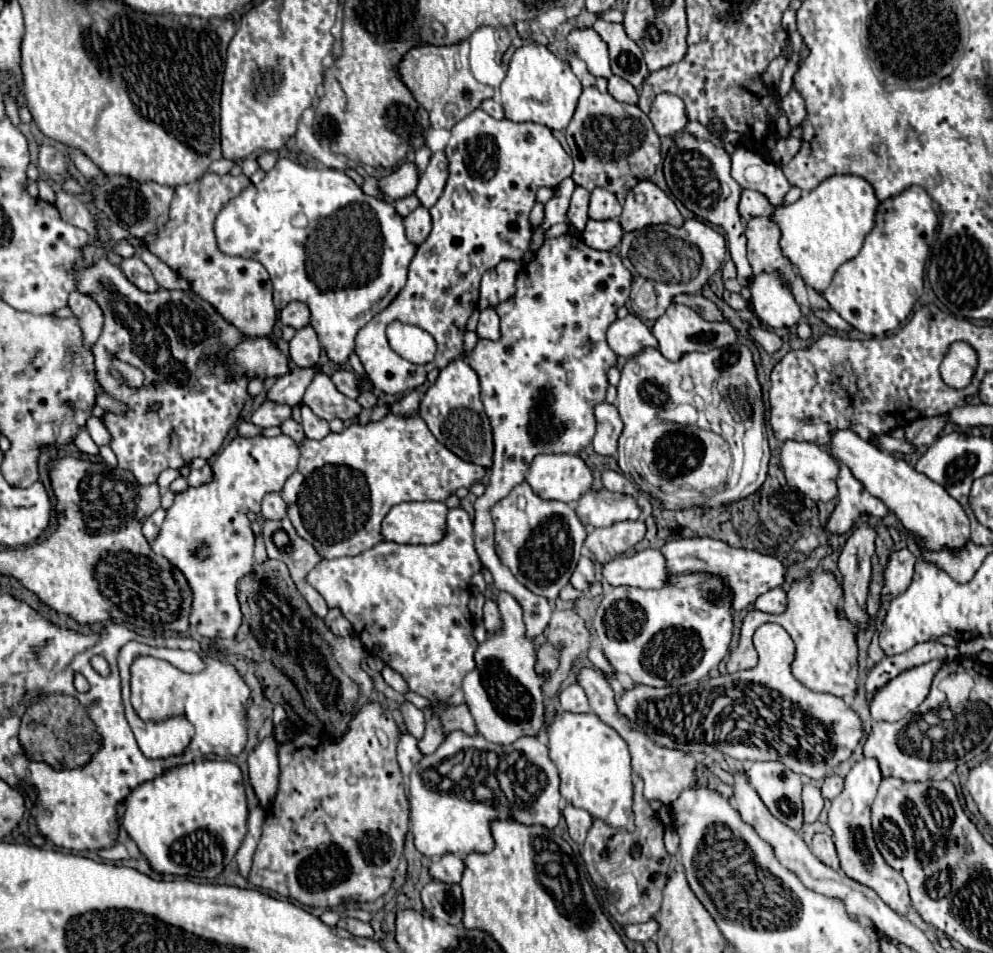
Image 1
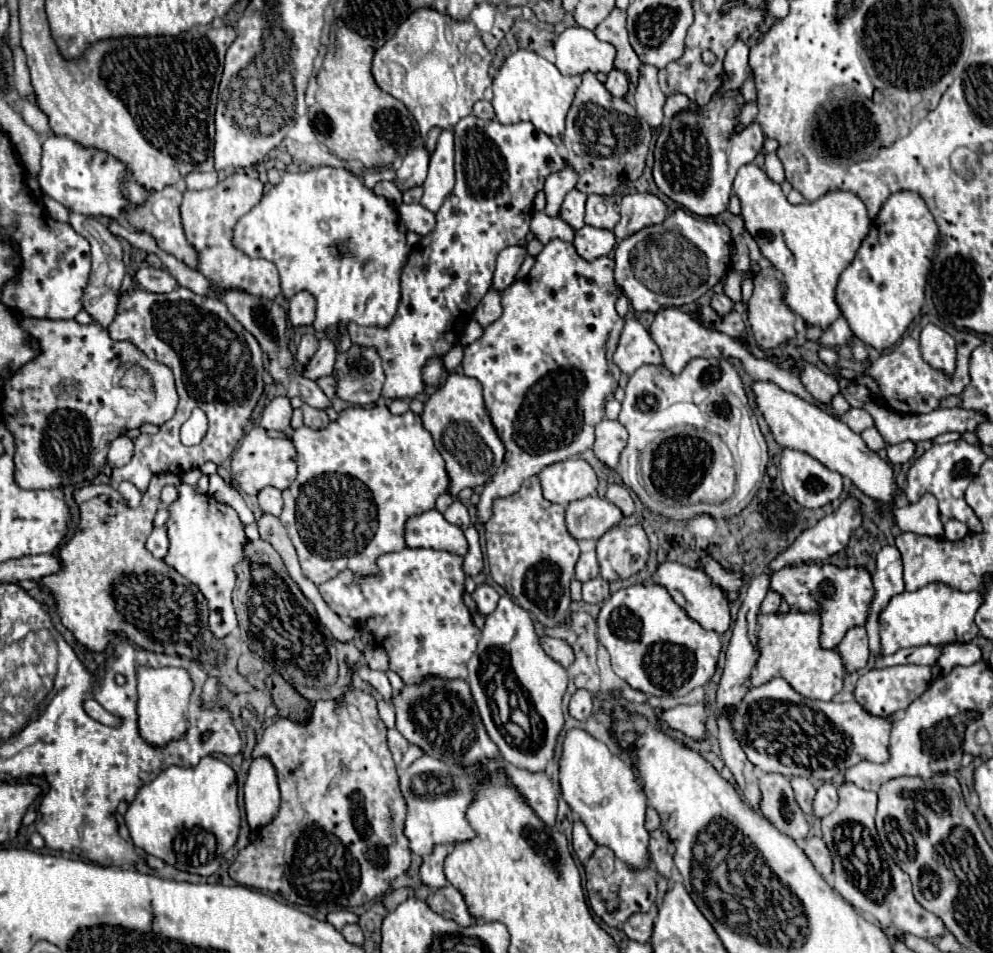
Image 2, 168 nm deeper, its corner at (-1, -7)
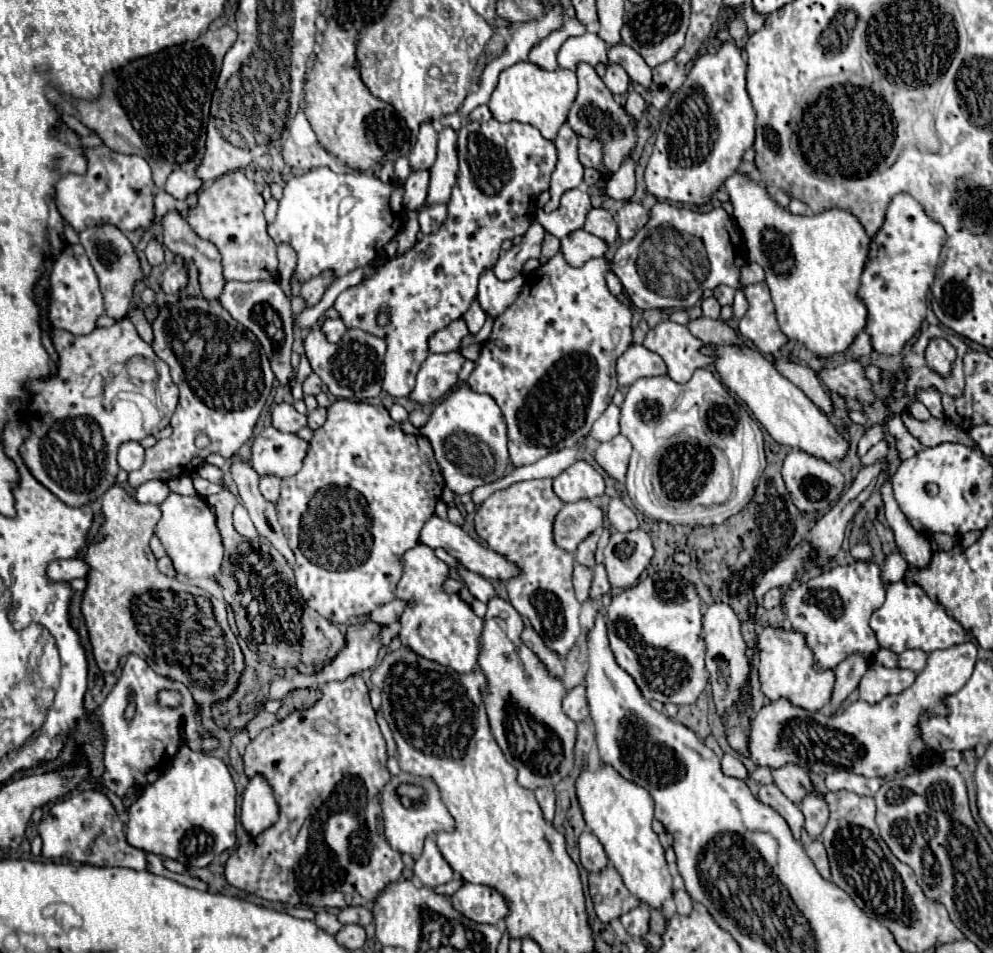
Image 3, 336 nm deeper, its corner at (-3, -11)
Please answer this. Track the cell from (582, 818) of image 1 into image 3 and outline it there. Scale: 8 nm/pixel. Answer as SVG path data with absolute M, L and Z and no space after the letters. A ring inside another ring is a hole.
M585 830L585 834L581 834L579 850L581 850L581 864L587 872L601 872L609 862L601 842L589 830Z

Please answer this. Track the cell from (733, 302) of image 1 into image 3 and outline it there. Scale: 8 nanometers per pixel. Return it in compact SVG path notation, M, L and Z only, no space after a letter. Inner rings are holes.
M711 296L711 298L707 298L707 300L701 302L701 310L703 310L703 316L705 316L705 318L717 320L717 318L719 318L719 312L721 312L721 306L719 306L719 302Z

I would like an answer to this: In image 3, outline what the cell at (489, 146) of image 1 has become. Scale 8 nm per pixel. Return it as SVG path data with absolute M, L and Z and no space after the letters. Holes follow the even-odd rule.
M491 118L489 122L467 122L461 126L459 130L459 172L457 172L457 184L453 186L453 194L451 194L451 200L449 200L449 218L447 222L433 234L427 234L423 236L411 250L407 250L405 254L401 256L395 256L391 260L387 260L385 264L381 264L373 276L365 278L363 282L359 282L357 286L351 286L347 290L343 290L337 300L335 300L335 310L339 312L339 316L343 318L345 326L347 328L361 328L361 330L369 330L369 334L377 334L379 338L383 338L387 342L387 360L385 360L385 380L383 380L383 390L391 396L409 396L409 390L413 390L413 378L421 366L421 362L427 358L427 338L445 328L449 322L461 318L465 314L465 310L471 306L473 298L477 296L477 278L481 276L481 270L485 270L485 266L493 266L495 260L499 258L499 252L501 252L501 244L503 240L513 240L515 236L523 236L525 230L531 226L531 218L535 218L535 202L537 202L537 196L549 188L549 180L551 180L551 174L557 166L557 150L555 150L555 144L547 138L541 136L541 132L529 124L521 124L521 122L497 122L495 118ZM381 312L389 312L389 322L387 326L379 326L377 324L377 316Z

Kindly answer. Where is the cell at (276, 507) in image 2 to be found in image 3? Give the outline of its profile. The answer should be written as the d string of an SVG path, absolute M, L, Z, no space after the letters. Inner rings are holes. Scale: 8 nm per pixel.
M261 476L261 494L265 496L265 498L269 498L271 502L277 502L277 498L279 498L279 484L281 484L281 480L277 478L277 476Z

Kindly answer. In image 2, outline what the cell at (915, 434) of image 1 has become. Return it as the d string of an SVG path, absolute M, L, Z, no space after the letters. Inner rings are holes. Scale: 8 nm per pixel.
M911 440L887 448L887 456L889 456L891 464L905 464L913 458L913 454L915 454L915 442L911 442Z

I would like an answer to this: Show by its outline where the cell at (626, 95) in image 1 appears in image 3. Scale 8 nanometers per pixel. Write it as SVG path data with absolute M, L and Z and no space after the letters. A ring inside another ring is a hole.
M609 64L607 74L603 76L603 82L613 94L625 94L629 86L629 76L619 64Z

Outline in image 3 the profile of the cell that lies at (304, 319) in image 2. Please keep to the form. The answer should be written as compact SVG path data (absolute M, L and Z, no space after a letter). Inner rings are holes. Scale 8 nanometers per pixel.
M327 270L327 272L323 272L319 276L313 276L311 280L303 282L301 296L307 300L307 306L315 306L323 298L325 290L333 284L333 280L335 280L335 274L331 270Z

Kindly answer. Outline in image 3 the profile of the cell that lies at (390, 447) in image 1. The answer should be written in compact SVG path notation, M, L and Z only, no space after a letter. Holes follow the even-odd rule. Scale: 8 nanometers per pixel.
M337 400L329 406L327 412L327 420L325 424L315 430L313 440L309 442L311 448L303 460L303 468L291 476L285 478L281 482L281 496L277 500L277 516L279 516L279 524L289 540L291 550L295 552L295 578L297 578L297 590L301 592L303 600L317 610L323 618L327 618L329 622L337 622L337 624L345 624L351 616L361 616L361 614L371 614L377 606L389 604L391 600L395 600L395 586L401 580L403 574L403 554L419 544L419 532L423 528L423 524L435 514L435 504L437 498L441 494L441 488L445 486L443 476L441 476L441 468L433 456L433 448L429 444L429 440L425 436L413 436L413 434L405 434L399 424L389 416L389 412L385 410L385 406L373 406L367 402L351 402L351 400Z

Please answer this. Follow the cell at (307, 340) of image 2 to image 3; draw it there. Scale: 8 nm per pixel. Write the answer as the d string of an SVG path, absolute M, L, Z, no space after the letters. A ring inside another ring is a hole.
M313 328L305 338L305 354L313 366L313 372L325 382L325 386L333 396L349 400L367 400L381 394L383 358L385 358L383 338L351 328L345 332L339 344L331 344L319 328ZM367 366L369 366L369 378L367 378Z

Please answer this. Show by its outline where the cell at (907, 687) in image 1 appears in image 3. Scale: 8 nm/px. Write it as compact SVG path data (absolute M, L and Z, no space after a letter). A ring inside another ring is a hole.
M871 664L859 684L859 696L861 700L875 704L889 694L899 694L901 690L909 688L915 682L915 676L917 674L913 670L889 670L885 666Z

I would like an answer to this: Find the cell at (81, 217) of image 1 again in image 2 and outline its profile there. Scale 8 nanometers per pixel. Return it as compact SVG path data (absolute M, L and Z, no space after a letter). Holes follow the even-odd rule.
M77 212L69 214L69 224L73 226L73 230L81 236L85 236L91 244L91 258L93 258L93 266L91 266L91 276L89 276L89 284L81 296L83 302L83 310L93 318L95 324L99 324L101 328L107 328L113 320L113 316L117 314L117 294L121 288L121 280L125 276L125 264L123 264L123 250L119 240L99 222L99 218L89 218Z

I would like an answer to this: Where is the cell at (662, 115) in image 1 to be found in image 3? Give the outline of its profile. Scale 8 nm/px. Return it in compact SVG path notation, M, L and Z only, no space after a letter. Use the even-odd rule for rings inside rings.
M623 42L615 44L615 46L609 46L607 56L609 56L609 62L615 62L615 64L623 66L633 82L639 82L641 86L651 88L651 84L653 84L651 68L631 46L627 46Z

